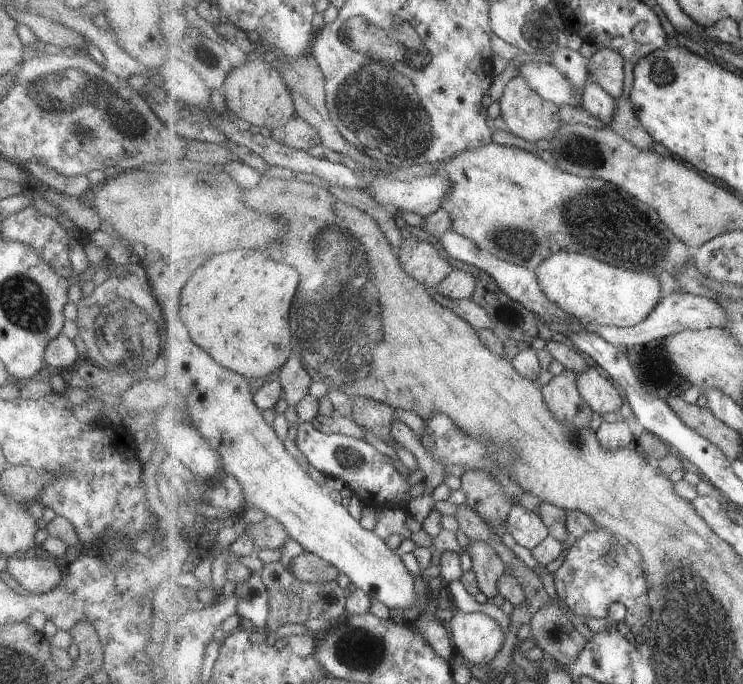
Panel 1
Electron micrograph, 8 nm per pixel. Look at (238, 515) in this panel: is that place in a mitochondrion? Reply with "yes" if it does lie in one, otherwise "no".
no

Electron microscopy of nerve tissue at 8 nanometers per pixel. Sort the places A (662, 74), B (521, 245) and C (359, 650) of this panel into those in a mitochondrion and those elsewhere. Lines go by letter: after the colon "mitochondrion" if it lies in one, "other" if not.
A: mitochondrion
B: mitochondrion
C: mitochondrion

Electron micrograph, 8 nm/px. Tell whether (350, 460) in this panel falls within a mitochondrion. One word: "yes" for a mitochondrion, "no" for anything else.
yes

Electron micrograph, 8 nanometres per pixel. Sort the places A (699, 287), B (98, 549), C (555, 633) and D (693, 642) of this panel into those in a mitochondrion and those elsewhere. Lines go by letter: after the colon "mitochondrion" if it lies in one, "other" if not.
A: other
B: other
C: other
D: mitochondrion

